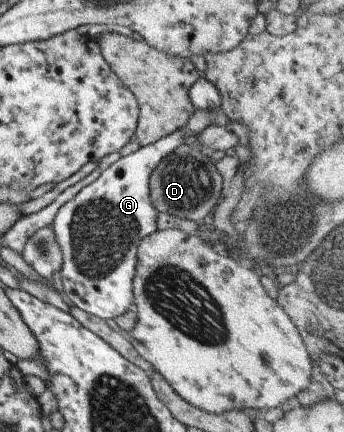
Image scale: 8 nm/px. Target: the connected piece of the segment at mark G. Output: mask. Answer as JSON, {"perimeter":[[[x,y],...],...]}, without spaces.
{"perimeter":[[[184,128],[178,130],[148,146],[141,146],[138,150],[121,157],[109,168],[102,171],[92,183],[83,187],[70,201],[62,205],[53,220],[52,230],[56,242],[62,250],[62,268],[60,282],[66,296],[79,309],[93,314],[102,320],[116,318],[133,309],[135,300],[133,294],[133,278],[136,274],[137,250],[139,242],[156,232],[156,218],[158,212],[150,200],[150,179],[154,168],[178,146],[186,145],[185,139],[192,136],[191,131]]]}

